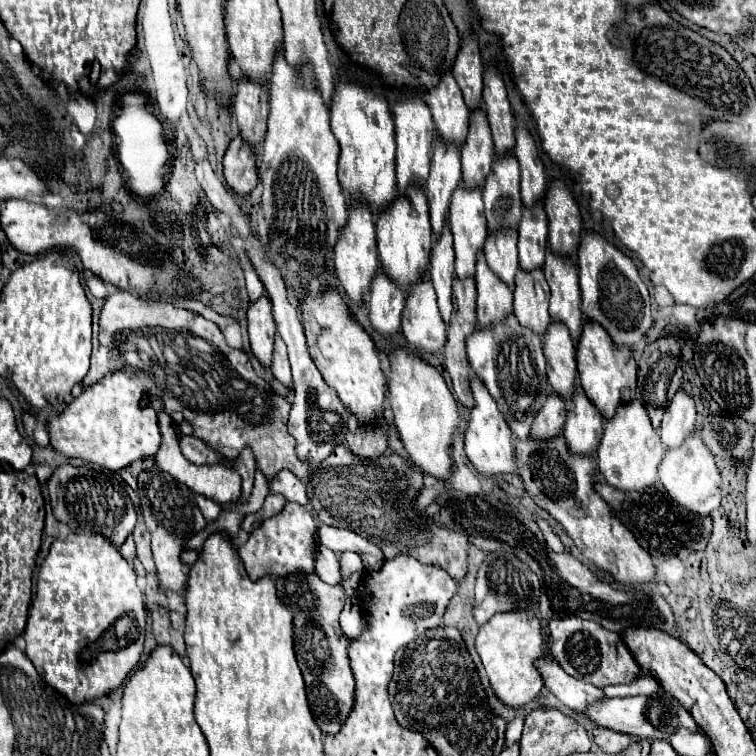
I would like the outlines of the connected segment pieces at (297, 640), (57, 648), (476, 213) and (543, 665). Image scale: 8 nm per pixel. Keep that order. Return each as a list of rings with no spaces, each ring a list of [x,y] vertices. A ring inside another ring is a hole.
[[[316,574],[286,576],[278,578],[278,598],[294,616],[294,652],[306,682],[310,710],[324,734],[336,734],[350,714],[354,700],[354,676],[346,656],[346,636],[338,624],[346,592],[342,586],[322,582]]]
[[[74,532],[64,542],[56,540],[50,546],[50,554],[38,570],[36,596],[32,600],[28,624],[24,628],[26,656],[46,684],[58,690],[72,704],[94,702],[100,696],[114,692],[138,666],[144,650],[144,624],[144,596],[136,586],[136,572],[132,570],[130,562],[126,562],[118,548],[106,542],[104,536]]]
[[[458,188],[454,204],[450,204],[450,232],[454,236],[456,250],[456,276],[460,280],[476,276],[476,256],[484,248],[488,228],[484,218],[482,192],[466,192]]]
[[[538,658],[534,662],[536,670],[540,672],[542,676],[542,682],[544,686],[562,702],[566,704],[568,708],[576,710],[576,712],[584,712],[588,702],[596,700],[596,698],[604,698],[602,690],[592,686],[592,684],[586,684],[582,680],[576,680],[572,678],[570,674],[566,674],[554,660],[550,658]]]

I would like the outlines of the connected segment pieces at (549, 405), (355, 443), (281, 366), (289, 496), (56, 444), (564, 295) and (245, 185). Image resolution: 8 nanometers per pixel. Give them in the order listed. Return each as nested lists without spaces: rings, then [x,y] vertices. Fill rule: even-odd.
[[[550,394],[538,416],[534,418],[534,428],[530,432],[530,438],[536,442],[548,442],[562,434],[566,420],[566,408],[562,408],[562,400],[558,402],[558,396]]]
[[[378,426],[374,432],[358,430],[356,434],[348,434],[346,442],[348,442],[348,448],[354,456],[372,460],[372,458],[378,458],[378,456],[384,454],[384,450],[386,450],[386,432],[384,432],[382,426]]]
[[[276,334],[276,352],[274,352],[274,364],[272,364],[272,374],[278,382],[284,386],[292,386],[292,370],[288,362],[288,348]]]
[[[280,470],[274,478],[270,478],[268,488],[270,488],[270,494],[282,494],[287,501],[298,502],[304,506],[308,504],[304,484],[290,470]]]
[[[126,372],[106,374],[94,386],[86,388],[74,402],[70,402],[58,418],[50,420],[50,424],[48,424],[50,446],[68,458],[80,458],[86,464],[94,464],[94,466],[100,466],[106,470],[122,470],[136,460],[154,456],[160,448],[158,420],[156,420],[154,408],[142,406],[142,394],[144,394],[144,386],[136,374],[134,376],[128,376]]]
[[[550,250],[546,254],[544,274],[550,286],[550,318],[568,328],[574,346],[582,336],[582,312],[580,312],[580,284],[576,264],[562,264],[562,260],[554,260]]]
[[[240,136],[230,142],[224,154],[224,178],[238,196],[250,194],[258,184],[254,150]]]

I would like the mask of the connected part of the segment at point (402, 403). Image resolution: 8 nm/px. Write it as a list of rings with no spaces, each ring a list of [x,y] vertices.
[[[408,348],[390,350],[390,380],[388,380],[388,400],[394,412],[394,422],[404,448],[408,450],[412,462],[422,470],[422,474],[434,476],[440,482],[448,482],[452,476],[452,442],[458,430],[460,414],[454,396],[450,394],[442,374],[422,362]]]

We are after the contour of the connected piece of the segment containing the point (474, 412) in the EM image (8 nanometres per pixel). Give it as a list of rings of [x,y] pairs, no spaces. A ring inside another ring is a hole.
[[[472,374],[472,394],[474,394],[474,408],[470,410],[470,424],[464,434],[464,450],[468,460],[474,464],[474,468],[492,478],[492,476],[504,476],[504,474],[516,474],[516,456],[514,456],[514,440],[512,432],[498,412],[494,398],[486,392],[484,384]]]

